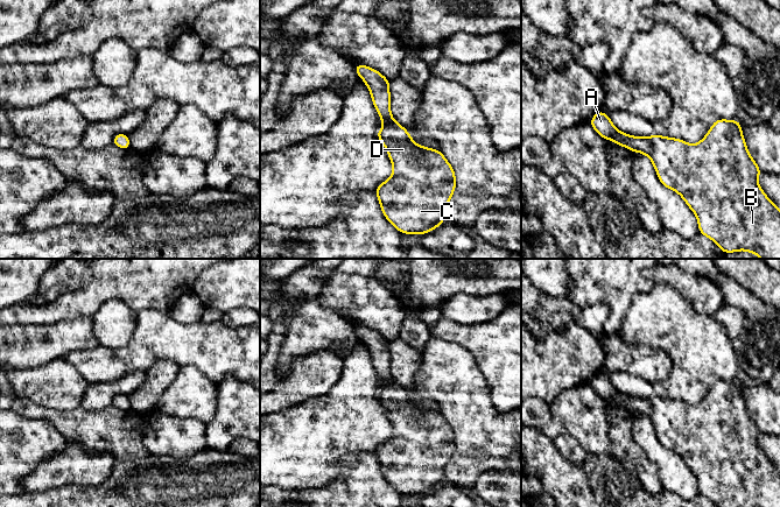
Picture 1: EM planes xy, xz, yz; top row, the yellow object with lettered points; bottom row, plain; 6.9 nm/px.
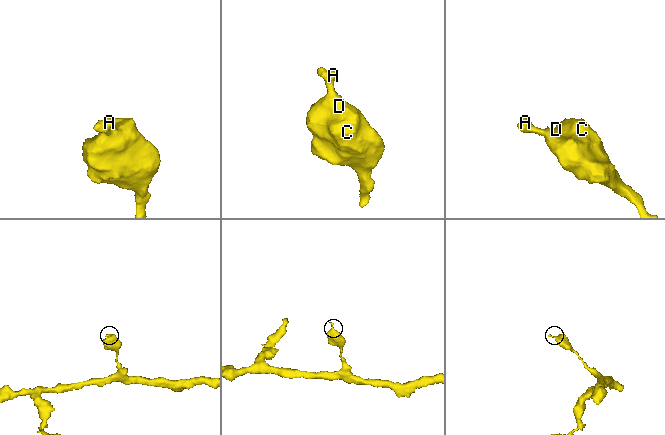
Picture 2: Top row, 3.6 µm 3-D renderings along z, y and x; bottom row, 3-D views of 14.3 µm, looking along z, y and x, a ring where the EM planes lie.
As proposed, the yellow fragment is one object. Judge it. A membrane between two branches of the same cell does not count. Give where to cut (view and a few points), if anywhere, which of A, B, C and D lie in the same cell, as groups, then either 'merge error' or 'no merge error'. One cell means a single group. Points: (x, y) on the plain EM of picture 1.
no cut; A B C D; no merge error

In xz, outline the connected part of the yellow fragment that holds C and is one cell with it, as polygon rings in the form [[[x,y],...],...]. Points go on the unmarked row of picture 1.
[[[354,325],[356,335],[365,343],[375,371],[382,382],[382,390],[375,394],[386,409],[393,425],[392,437],[374,451],[381,473],[400,493],[406,495],[424,495],[443,484],[444,470],[456,451],[456,435],[441,411],[414,404],[413,397],[398,385],[391,374],[389,343],[378,331],[364,325]]]

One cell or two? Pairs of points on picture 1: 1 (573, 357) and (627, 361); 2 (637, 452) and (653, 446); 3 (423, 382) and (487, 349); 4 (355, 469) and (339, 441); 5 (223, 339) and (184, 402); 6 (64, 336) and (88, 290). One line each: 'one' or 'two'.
1: two
2: two
3: two
4: two
5: two
6: two

